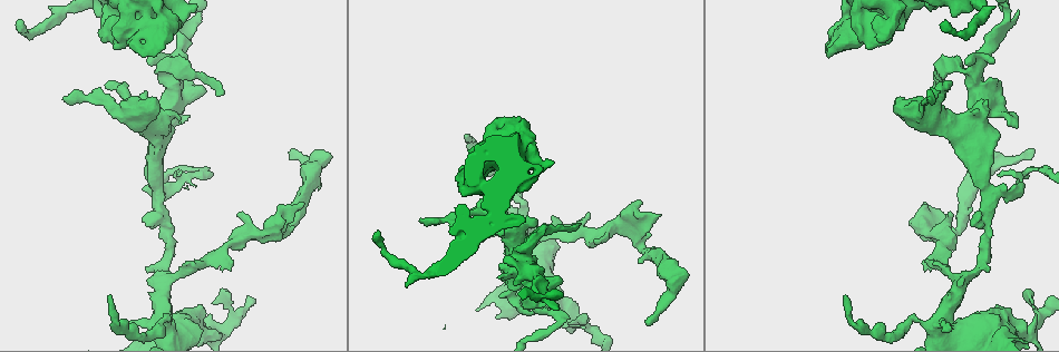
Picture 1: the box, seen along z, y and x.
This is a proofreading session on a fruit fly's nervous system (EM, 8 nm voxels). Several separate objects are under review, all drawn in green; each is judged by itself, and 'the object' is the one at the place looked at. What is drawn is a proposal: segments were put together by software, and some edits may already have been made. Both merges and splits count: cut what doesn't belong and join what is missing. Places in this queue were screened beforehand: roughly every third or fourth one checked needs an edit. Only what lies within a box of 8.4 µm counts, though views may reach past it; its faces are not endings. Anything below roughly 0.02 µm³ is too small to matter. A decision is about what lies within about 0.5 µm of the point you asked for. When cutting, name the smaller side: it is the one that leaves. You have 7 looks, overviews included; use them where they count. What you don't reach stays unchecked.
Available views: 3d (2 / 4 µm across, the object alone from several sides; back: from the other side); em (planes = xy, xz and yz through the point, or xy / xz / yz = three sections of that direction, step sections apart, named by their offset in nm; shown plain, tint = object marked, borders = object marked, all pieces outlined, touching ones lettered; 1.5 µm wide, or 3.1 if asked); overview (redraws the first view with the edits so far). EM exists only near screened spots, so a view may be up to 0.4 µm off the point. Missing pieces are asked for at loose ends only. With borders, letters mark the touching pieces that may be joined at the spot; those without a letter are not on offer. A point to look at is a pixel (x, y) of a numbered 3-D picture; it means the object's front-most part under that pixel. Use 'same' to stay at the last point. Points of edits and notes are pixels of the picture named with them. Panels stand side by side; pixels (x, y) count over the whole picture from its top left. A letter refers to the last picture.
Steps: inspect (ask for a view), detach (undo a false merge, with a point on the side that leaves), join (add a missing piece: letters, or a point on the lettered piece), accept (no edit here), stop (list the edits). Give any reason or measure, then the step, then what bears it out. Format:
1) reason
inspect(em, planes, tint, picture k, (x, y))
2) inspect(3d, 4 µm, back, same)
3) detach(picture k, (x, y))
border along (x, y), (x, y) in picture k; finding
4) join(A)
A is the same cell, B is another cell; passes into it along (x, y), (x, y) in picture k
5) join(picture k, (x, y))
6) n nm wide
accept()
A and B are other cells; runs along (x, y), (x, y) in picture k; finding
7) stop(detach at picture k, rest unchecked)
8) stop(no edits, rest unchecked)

thick turns thin
inspect(em, xz, step 4, borders, picture 1, (483, 212))

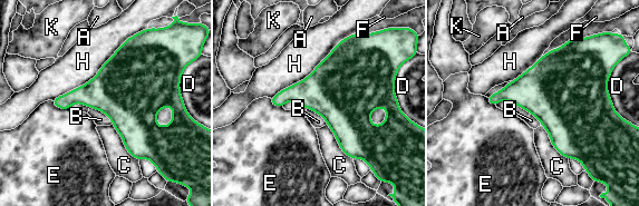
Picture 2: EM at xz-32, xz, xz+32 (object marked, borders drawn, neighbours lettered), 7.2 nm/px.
H touches over 800 nm
accept()
A, B, C, D, E, F, H and K are other cells; border along (90, 107), (102, 110), (113, 124) in picture 2; all the same cell

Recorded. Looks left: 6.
branch stops here
inspect(3d, 2 µm, back, picture 1, (379, 233))

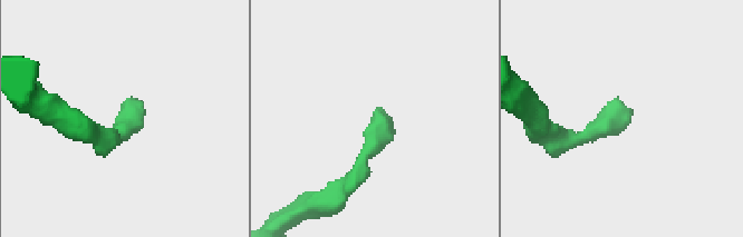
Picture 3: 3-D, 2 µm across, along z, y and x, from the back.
shape alone is not enough
inspect(em, xz, step 4, tint, picture 3, (132, 101))

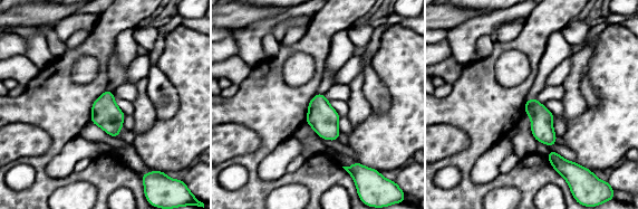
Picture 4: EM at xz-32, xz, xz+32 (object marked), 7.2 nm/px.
cut it another way
inspect(em, planes, borders, same)

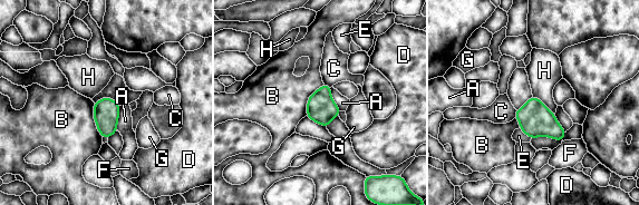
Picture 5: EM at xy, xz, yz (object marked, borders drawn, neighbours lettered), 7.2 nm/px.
190 nm wide
accept()
A, B, C, D, E, F, G and H are other cells; none of them fits

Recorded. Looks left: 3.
an open end
inspect(3d, 4 µm, picture 1, (949, 216))

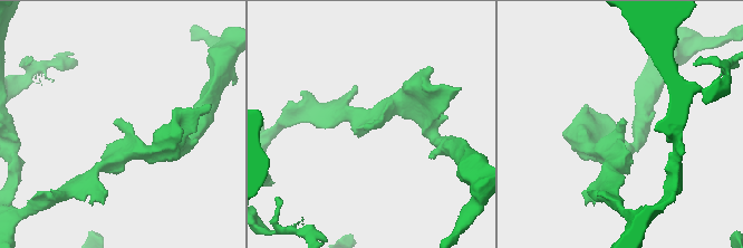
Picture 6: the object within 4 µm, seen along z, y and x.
inspect(em, planes, borders, picture 6, (622, 123))

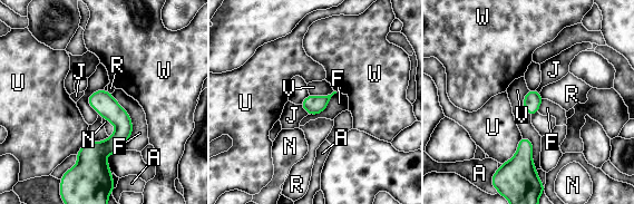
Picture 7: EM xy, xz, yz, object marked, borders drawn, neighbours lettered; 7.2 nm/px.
120 nm wide
accept()
A, F, J, N, R, U, V and W are other cells; runs along (104, 93), (119, 136), (96, 168) in picture 7; no lettered piece goes on from it

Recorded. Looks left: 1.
stop(no edits, rest unchecked)

